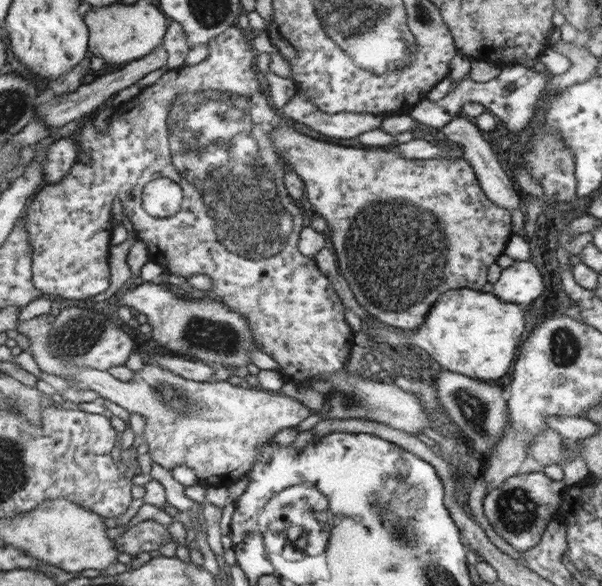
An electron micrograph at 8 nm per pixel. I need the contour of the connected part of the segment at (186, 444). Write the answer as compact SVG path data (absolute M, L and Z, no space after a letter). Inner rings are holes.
M40 315L27 321L18 322L19 333L29 338L32 356L38 364L40 371L54 374L66 381L71 379L83 390L93 390L99 394L100 398L112 400L126 408L130 413L137 412L142 415L146 424L143 431L145 441L149 446L151 458L164 469L172 466L185 466L192 468L200 482L229 482L247 472L247 466L251 466L256 460L257 448L261 443L271 440L271 438L284 428L291 428L307 416L312 416L307 406L301 406L295 399L287 397L280 392L267 394L263 390L253 385L231 385L227 381L195 381L187 380L177 373L171 373L168 369L160 366L147 365L143 367L135 376L135 380L125 382L117 380L108 371L99 371L93 368L81 368L67 365L67 362L56 358L48 350L48 336L52 329L52 323L46 315Z

